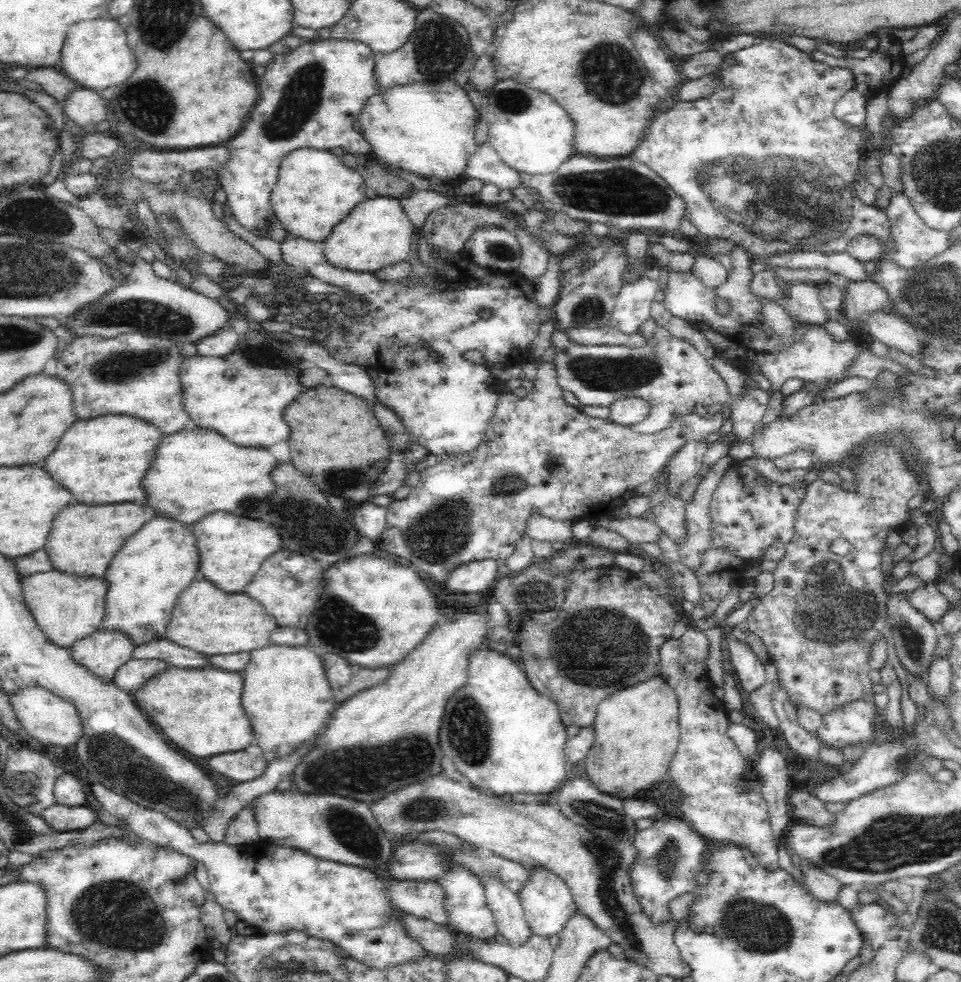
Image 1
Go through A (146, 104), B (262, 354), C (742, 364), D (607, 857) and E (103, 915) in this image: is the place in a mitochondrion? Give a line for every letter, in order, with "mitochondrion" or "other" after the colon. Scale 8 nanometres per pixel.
A: mitochondrion
B: mitochondrion
C: other
D: mitochondrion
E: mitochondrion

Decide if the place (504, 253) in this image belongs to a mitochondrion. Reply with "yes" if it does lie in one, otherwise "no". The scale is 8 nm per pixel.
yes

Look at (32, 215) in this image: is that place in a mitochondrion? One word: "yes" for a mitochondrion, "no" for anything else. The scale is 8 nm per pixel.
yes

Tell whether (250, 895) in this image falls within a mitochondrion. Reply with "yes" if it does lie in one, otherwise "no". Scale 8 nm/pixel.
no

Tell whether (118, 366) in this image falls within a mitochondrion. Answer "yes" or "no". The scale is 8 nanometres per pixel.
yes

